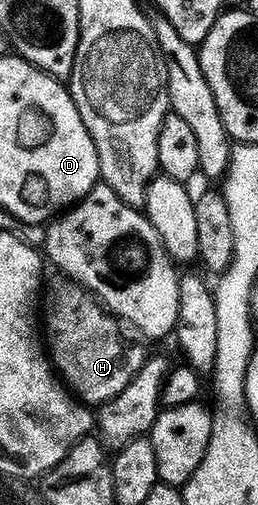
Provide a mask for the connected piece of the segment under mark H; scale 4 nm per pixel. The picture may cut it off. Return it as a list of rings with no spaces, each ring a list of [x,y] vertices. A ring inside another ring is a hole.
[[[66,279],[58,280],[46,286],[47,302],[41,305],[41,329],[45,334],[46,352],[56,374],[84,406],[102,407],[129,387],[131,380],[147,364],[148,354],[143,354],[139,345],[131,345],[127,349],[127,341],[119,330],[120,322],[83,286]]]

